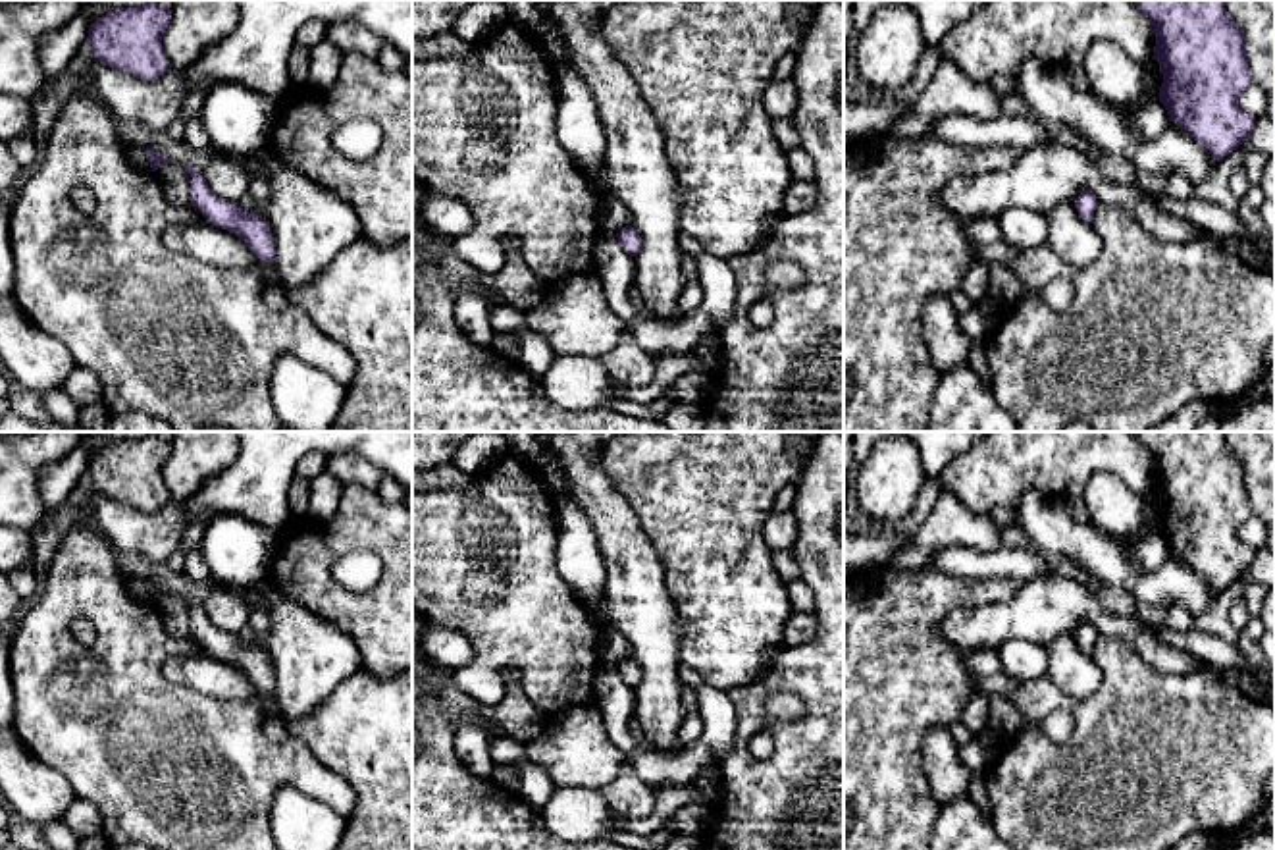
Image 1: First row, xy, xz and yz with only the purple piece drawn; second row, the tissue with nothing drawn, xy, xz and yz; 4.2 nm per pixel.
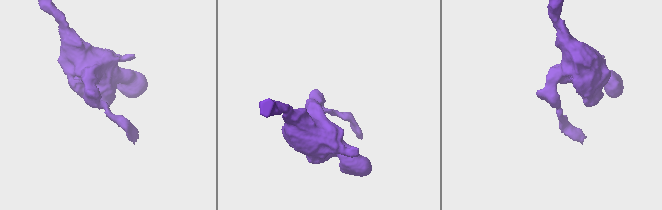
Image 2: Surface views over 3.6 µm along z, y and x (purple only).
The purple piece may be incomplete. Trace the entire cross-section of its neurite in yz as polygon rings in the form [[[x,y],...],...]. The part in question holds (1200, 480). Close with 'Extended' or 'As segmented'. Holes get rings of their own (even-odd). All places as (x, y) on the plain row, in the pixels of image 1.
[[[1134,432],[1150,449],[1156,463],[1154,488],[1163,515],[1159,534],[1169,553],[1184,561],[1194,572],[1221,594],[1236,582],[1254,561],[1254,547],[1238,538],[1238,528],[1252,515],[1248,476],[1238,455],[1229,447],[1227,432]]]. As segmented

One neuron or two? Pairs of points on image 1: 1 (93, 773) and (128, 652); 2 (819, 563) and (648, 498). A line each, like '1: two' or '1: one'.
1: one
2: two

